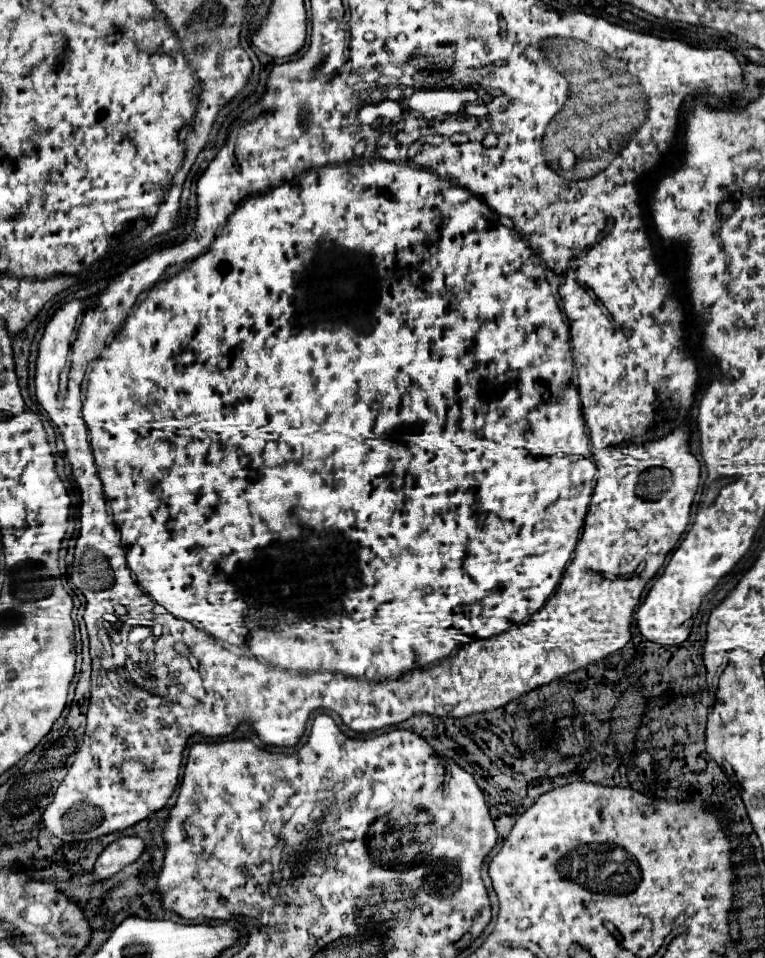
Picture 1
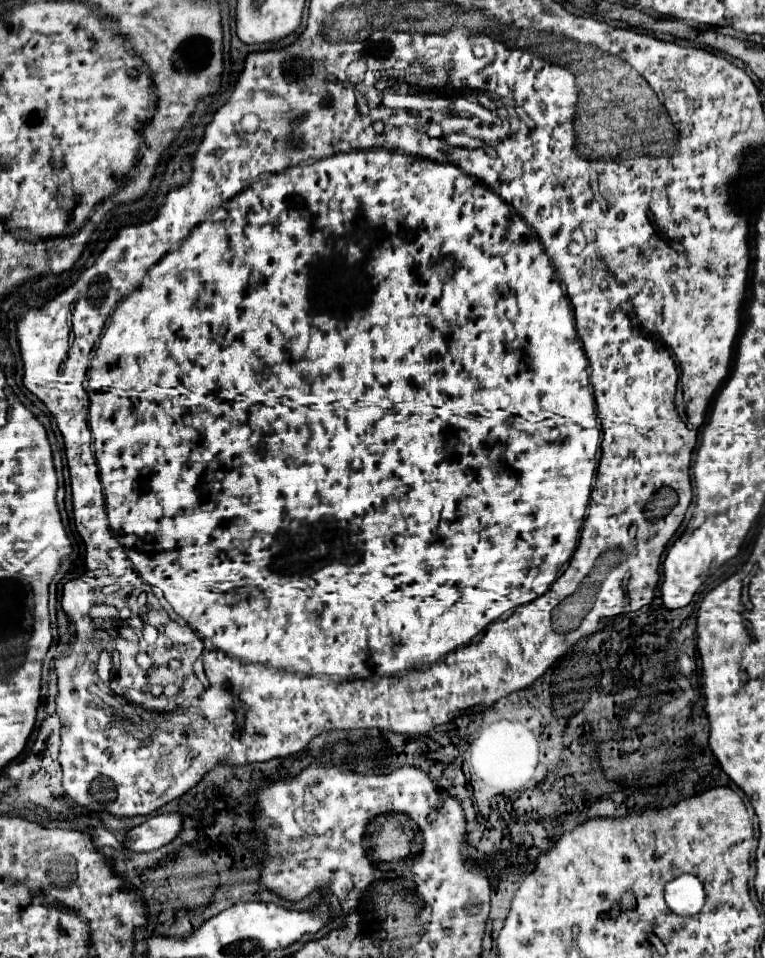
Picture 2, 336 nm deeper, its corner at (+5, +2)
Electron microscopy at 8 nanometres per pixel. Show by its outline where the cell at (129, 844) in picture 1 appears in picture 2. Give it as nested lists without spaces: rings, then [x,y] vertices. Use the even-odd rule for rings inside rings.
[[[160,814],[126,832],[124,846],[132,852],[152,852],[172,842],[180,830],[182,818],[176,814]]]

